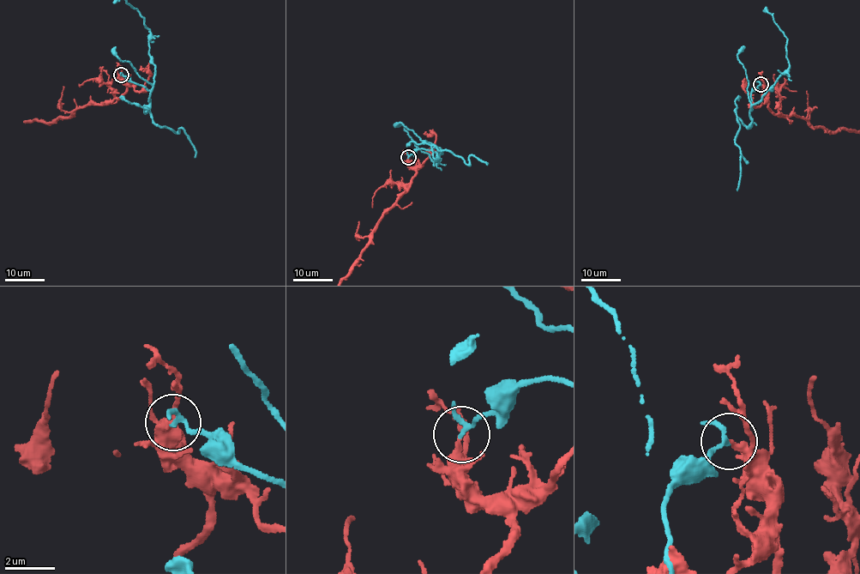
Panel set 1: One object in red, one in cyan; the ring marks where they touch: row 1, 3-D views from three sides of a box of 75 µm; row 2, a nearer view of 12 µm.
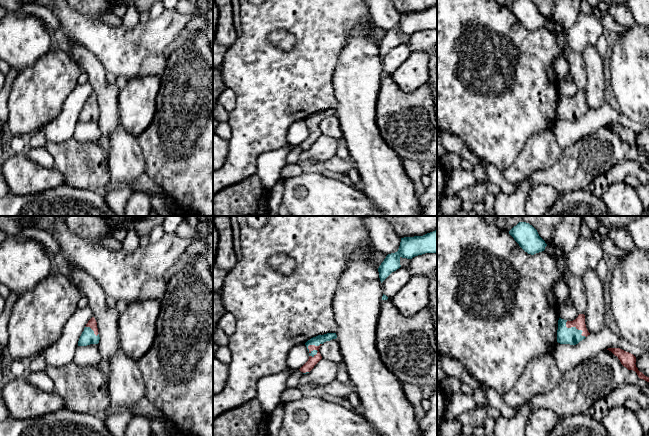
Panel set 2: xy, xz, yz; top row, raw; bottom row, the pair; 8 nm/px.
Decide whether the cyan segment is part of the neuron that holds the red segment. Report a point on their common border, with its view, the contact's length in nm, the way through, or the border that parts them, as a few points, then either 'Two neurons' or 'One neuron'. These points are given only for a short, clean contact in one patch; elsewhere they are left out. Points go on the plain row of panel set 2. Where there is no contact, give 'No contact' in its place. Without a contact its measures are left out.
Touches red at xz (309, 126). Shared border 150 nm. Boundary: xz (321, 119), (308, 122), (310, 127), (317, 127), (309, 132). Two neurons

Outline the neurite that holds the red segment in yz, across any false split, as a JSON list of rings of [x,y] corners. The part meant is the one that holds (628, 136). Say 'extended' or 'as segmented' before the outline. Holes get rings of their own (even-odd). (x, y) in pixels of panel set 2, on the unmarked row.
as segmented; [[[608,124],[607,126],[611,127],[615,132],[617,132],[624,143],[626,143],[628,146],[635,147],[640,155],[649,158],[649,153],[645,152],[636,143],[636,133],[633,130],[620,124]]]

